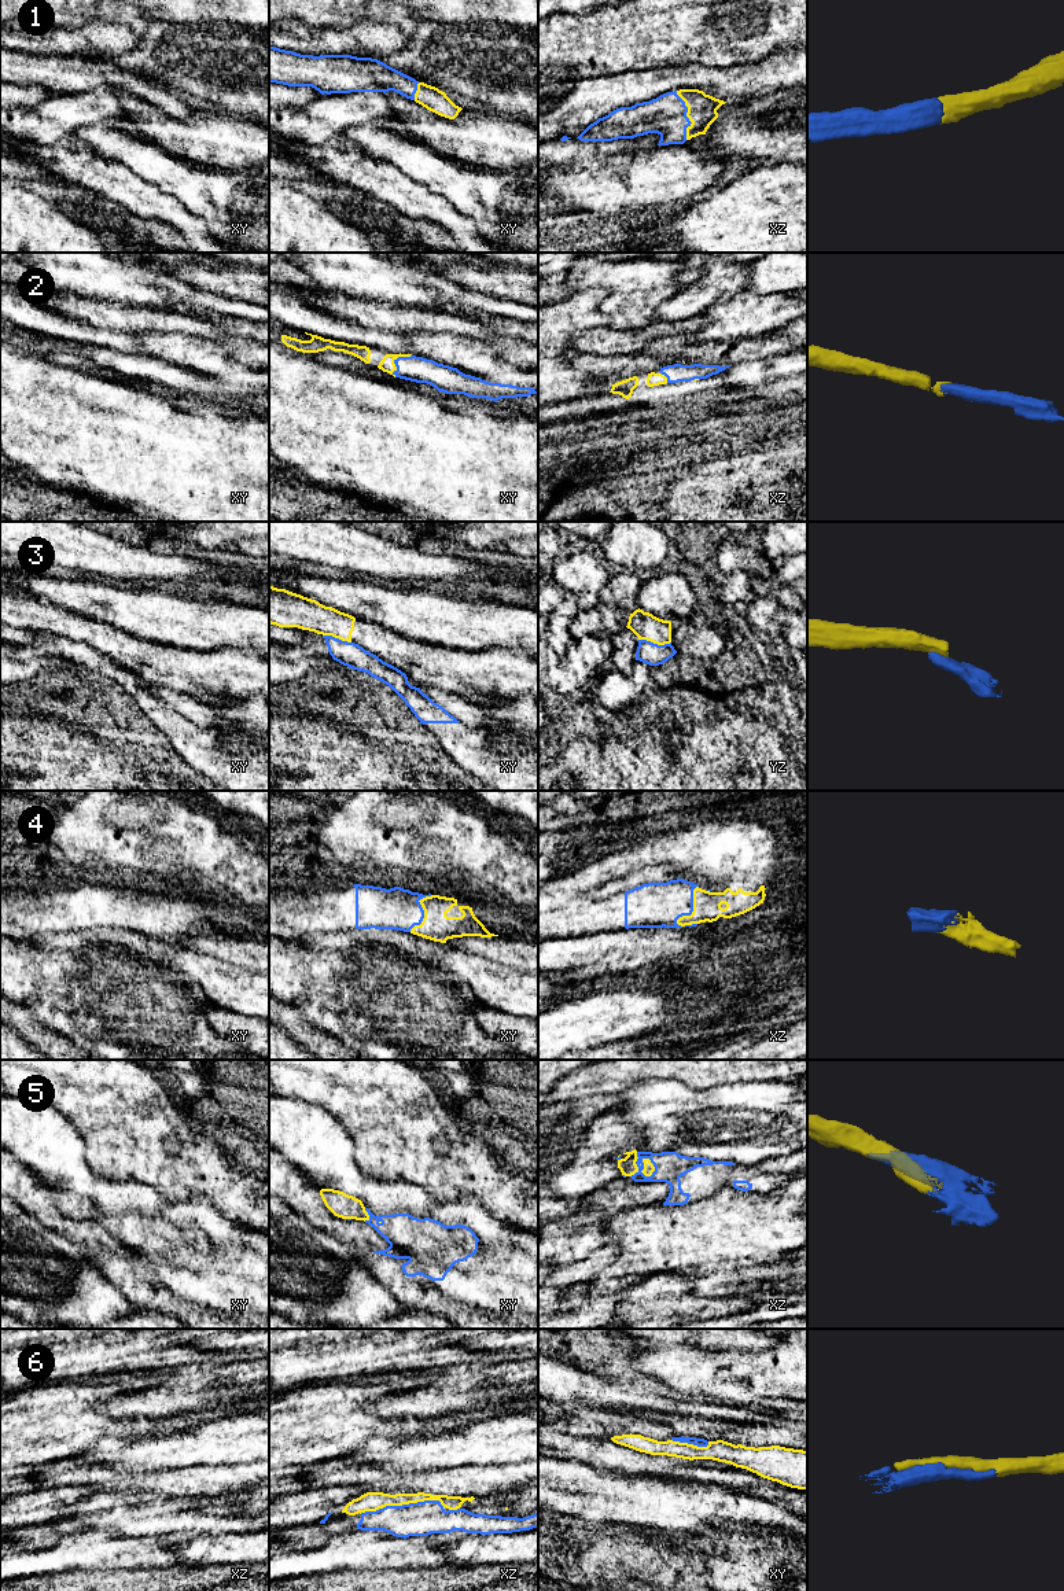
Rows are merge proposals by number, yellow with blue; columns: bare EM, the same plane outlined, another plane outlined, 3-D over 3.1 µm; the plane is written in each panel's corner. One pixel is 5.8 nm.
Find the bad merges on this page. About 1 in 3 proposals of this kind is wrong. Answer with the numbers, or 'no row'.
3

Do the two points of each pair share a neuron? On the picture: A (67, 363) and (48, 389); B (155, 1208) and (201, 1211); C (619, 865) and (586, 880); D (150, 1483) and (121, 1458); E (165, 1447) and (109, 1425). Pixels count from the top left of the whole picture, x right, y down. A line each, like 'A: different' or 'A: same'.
A: different
B: same
C: same
D: different
E: different

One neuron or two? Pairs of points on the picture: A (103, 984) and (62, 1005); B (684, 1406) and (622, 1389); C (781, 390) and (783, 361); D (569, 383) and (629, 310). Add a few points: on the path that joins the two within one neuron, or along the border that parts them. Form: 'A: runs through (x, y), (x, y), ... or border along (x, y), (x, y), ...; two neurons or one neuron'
A: runs through (94, 994), (81, 994), (72, 998); one neuron
B: runs through (669, 1406), (637, 1399); one neuron
C: runs through (781, 383), (783, 368); one neuron
D: border along (603, 310), (611, 326); two neurons

